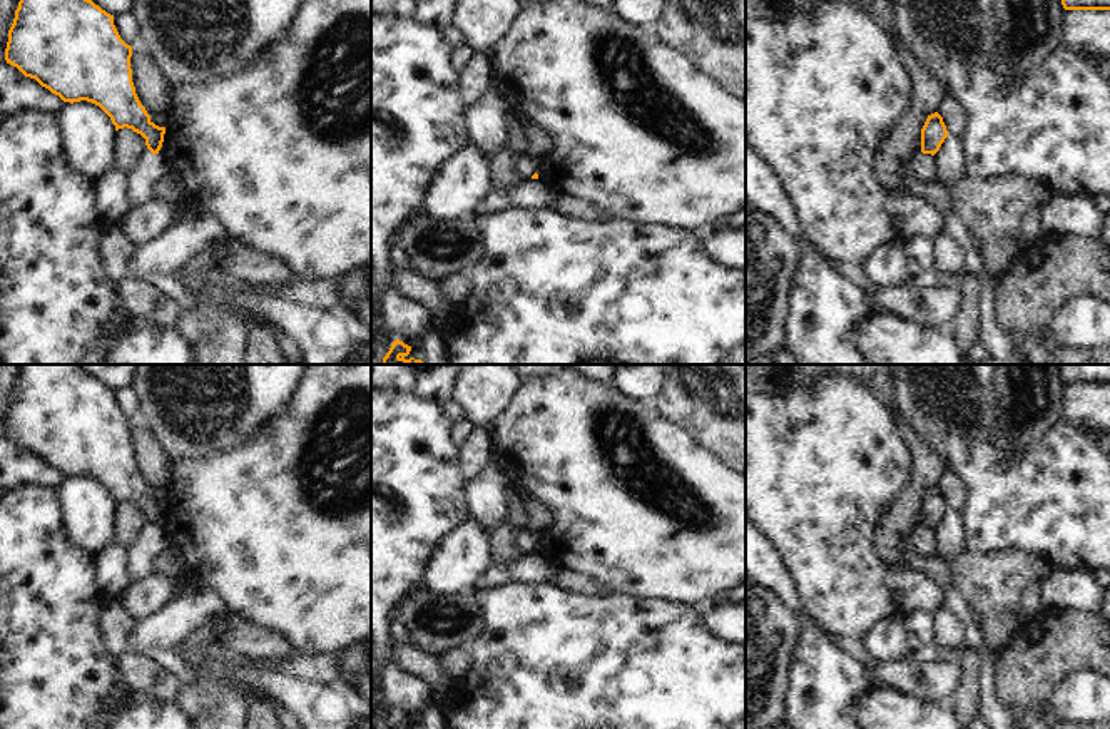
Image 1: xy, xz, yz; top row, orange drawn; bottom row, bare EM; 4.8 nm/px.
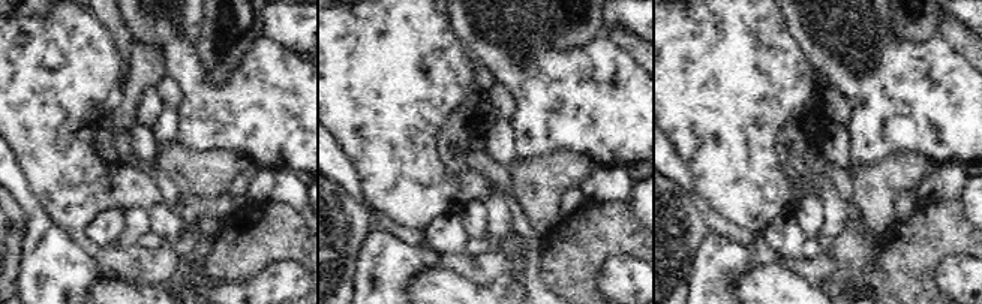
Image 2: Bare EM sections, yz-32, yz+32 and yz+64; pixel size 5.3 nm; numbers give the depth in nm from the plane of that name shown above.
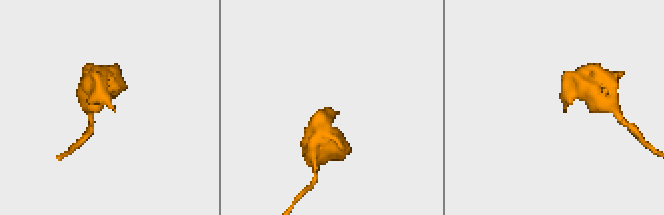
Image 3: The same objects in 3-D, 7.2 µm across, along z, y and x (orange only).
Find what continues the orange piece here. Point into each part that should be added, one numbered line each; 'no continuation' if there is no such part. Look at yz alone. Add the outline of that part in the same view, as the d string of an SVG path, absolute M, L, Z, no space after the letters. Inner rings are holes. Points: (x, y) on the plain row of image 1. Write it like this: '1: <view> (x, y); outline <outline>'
no continuation

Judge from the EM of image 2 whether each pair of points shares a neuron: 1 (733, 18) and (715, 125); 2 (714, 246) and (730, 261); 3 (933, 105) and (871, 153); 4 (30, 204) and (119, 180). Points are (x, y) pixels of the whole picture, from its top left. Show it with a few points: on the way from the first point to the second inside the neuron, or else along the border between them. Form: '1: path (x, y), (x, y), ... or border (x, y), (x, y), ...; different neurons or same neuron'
1: path (721, 45), (721, 98); same neuron
2: path (718, 250), (726, 258); same neuron
3: path (918, 110), (886, 141); same neuron
4: border (21, 169), (30, 192), (60, 228); different neurons

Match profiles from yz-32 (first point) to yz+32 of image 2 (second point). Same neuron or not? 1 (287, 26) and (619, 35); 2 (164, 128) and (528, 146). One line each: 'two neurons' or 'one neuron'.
1: two neurons
2: two neurons

